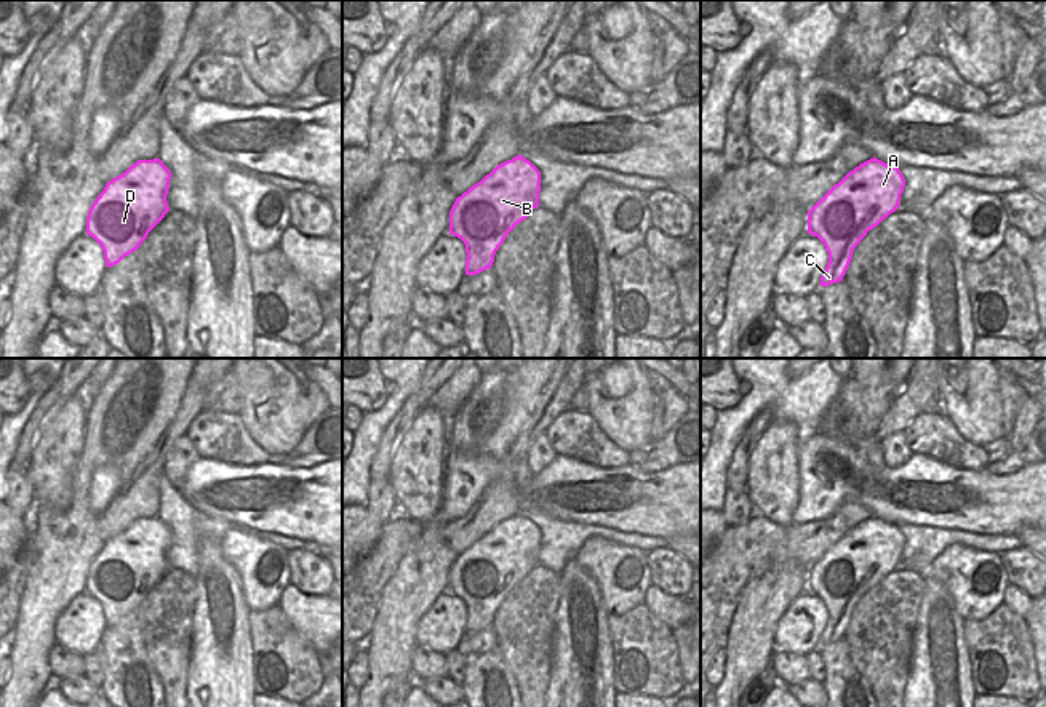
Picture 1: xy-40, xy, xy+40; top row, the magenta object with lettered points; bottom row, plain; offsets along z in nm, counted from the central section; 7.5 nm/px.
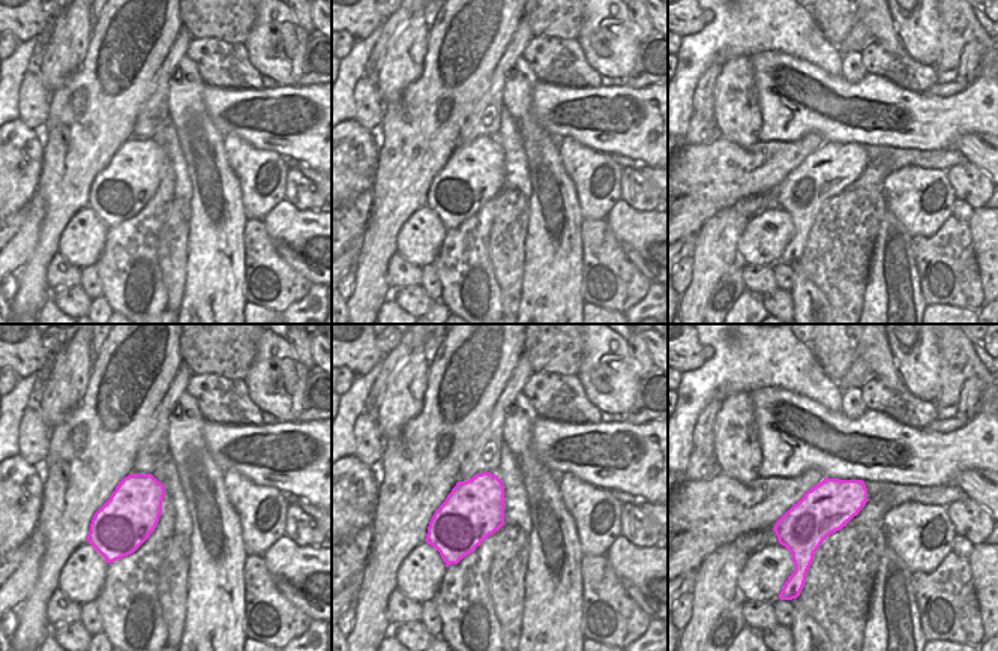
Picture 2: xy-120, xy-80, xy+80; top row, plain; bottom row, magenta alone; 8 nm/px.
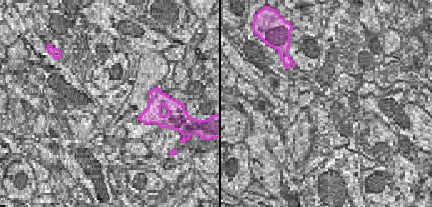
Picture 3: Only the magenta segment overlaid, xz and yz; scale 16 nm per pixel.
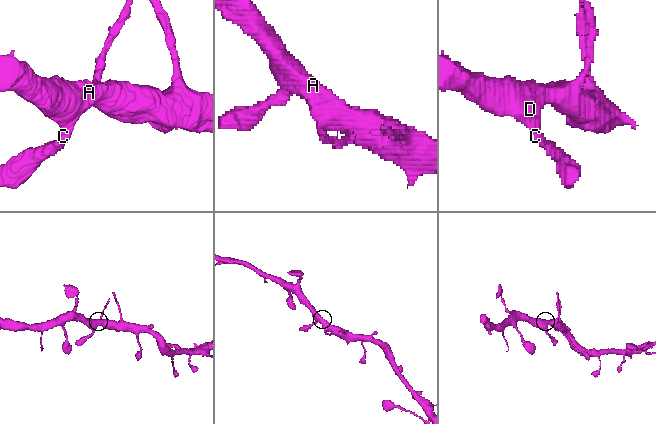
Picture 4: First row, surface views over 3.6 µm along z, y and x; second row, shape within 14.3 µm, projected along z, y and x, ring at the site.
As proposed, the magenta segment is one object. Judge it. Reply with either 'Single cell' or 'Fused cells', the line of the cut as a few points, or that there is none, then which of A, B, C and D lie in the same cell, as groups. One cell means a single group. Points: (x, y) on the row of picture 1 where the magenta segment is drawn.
Single cell. No split. Groups: A B C D

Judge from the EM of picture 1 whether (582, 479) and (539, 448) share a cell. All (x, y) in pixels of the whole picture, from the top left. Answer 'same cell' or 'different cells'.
different cells

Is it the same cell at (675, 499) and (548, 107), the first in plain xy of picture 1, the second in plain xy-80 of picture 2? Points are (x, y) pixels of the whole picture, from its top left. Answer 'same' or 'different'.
same

